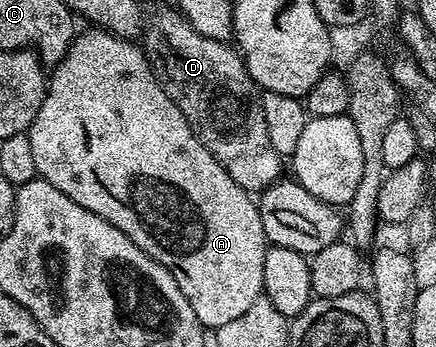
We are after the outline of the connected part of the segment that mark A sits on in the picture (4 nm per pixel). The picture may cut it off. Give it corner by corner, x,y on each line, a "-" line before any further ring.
94,26
89,30
91,32
79,31
66,55
57,61
58,69
49,77
46,97
30,127
28,135
32,142
32,158
36,161
38,176
56,186
60,194
68,194
68,198
72,198
76,206
84,206
84,210
92,210
92,214
104,218
104,222
112,222
112,226
132,238
132,242
136,242
136,246
140,246
144,254
163,264
172,274
172,278
176,278
176,286
180,286
184,298
188,298
203,329
217,330
220,326
228,326
228,322
240,318
240,314
245,314
248,306
252,306
252,302
256,302
263,295
264,258
268,241
255,197
245,192
234,181
232,174
228,174
228,170
224,170
217,158
202,145
176,102
172,102
170,95
162,89
145,51
135,41
121,40
111,32
103,32
101,27

